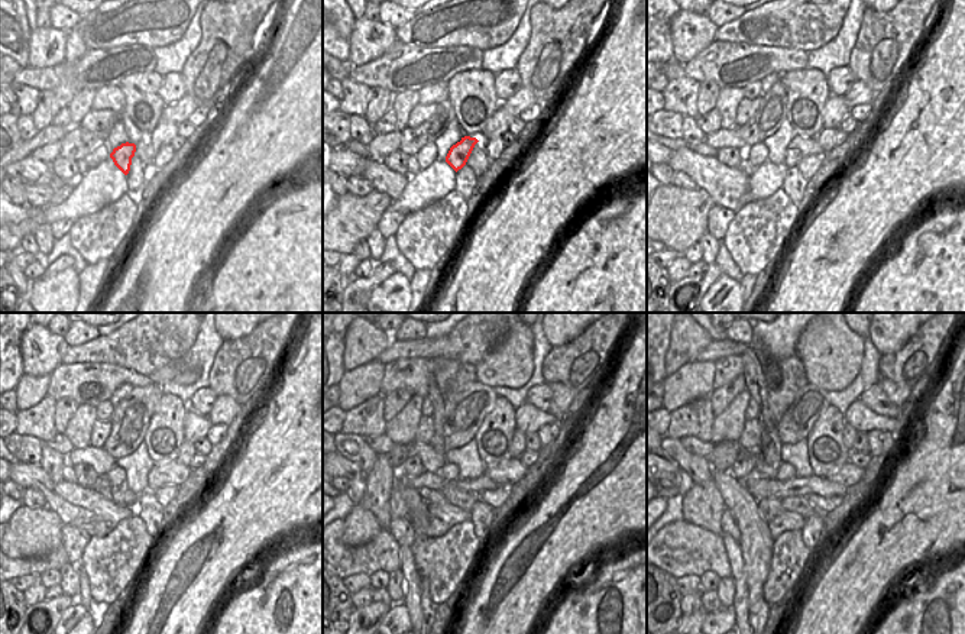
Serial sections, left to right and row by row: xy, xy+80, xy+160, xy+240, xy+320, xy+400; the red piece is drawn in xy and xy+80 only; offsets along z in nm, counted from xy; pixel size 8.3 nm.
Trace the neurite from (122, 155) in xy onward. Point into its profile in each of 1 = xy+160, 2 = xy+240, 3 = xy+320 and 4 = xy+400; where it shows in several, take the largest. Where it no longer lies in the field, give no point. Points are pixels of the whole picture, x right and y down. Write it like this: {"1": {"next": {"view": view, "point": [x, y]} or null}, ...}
{"1": {"next": {"view": "xy+160", "point": [799, 148]}}, "2": {"next": {"view": "xy+240", "point": [162, 474]}}, "3": {"next": {"view": "xy+320", "point": [507, 472]}}, "4": {"next": {"view": "xy+400", "point": [847, 475]}}}

